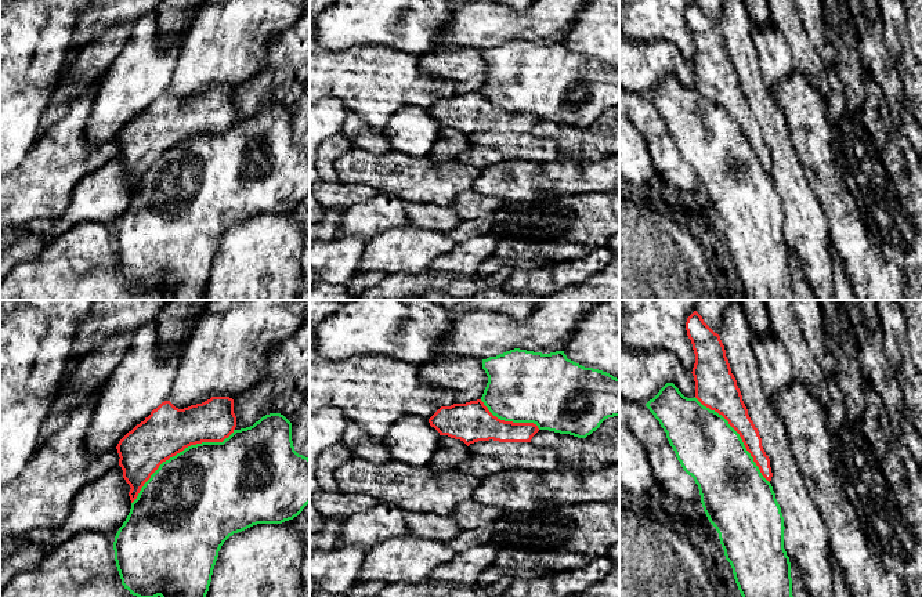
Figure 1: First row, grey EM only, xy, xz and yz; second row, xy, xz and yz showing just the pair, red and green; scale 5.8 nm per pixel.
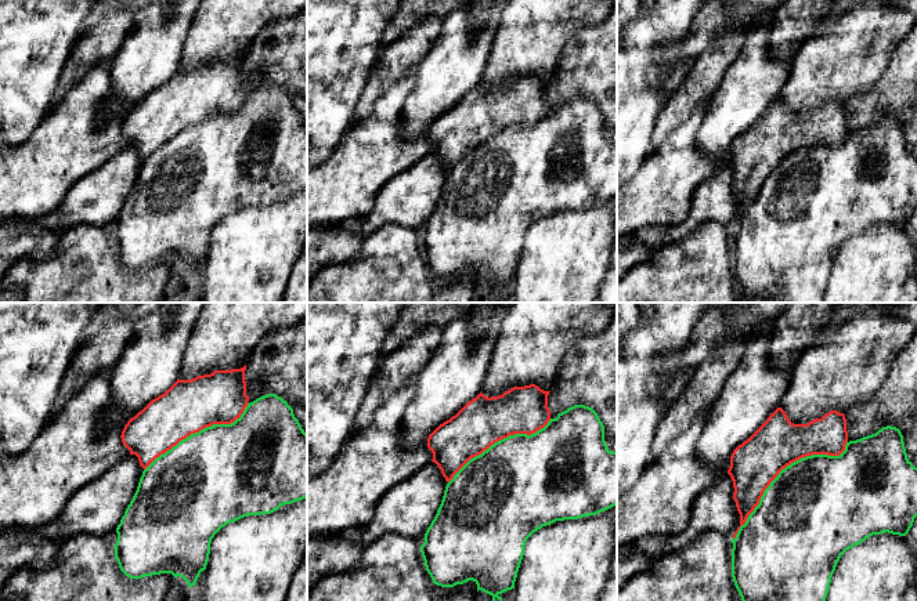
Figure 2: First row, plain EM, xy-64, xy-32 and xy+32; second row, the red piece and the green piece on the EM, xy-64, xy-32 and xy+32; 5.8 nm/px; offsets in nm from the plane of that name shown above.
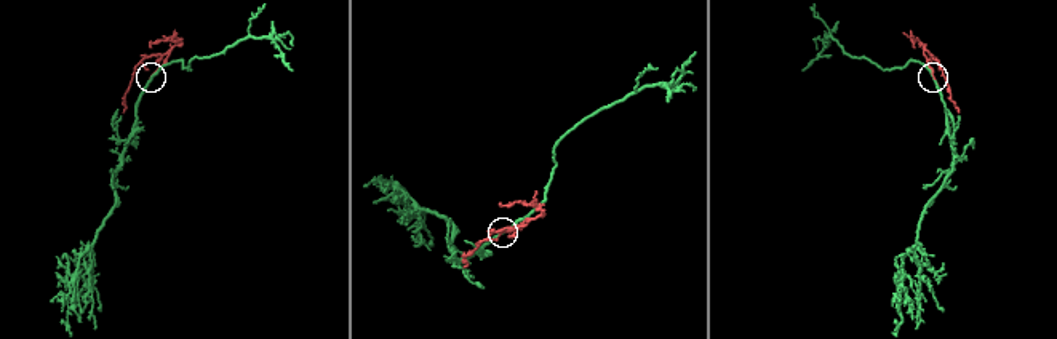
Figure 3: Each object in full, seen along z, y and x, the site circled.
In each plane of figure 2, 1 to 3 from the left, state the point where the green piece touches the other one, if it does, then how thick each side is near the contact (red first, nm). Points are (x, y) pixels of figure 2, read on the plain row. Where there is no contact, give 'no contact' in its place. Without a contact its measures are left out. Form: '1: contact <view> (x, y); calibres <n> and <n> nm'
1: contact xy-64 (198, 122); calibres 300 and 500 nm
2: contact xy-32 (498, 130); calibres 280 and 480 nm
3: contact xy+32 (782, 159); calibres 280 and 480 nm

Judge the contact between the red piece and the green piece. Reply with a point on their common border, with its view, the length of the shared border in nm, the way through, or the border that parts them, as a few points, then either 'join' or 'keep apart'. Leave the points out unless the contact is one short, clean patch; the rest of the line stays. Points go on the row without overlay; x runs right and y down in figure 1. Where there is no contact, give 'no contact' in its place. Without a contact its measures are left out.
xy (179, 143) | 750 nm | join

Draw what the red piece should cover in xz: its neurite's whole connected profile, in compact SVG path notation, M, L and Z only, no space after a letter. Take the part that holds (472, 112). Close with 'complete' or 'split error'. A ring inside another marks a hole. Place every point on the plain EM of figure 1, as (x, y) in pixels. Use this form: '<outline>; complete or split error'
M514 39L482 50L488 66L484 84L477 91L441 97L429 113L440 126L463 131L531 133L539 120L586 129L600 115L619 106L619 69L585 58L567 48L564 41L550 44Z; split error

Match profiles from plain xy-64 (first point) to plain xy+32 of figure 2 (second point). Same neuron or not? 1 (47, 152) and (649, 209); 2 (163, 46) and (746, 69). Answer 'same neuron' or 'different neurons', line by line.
1: same neuron
2: same neuron

